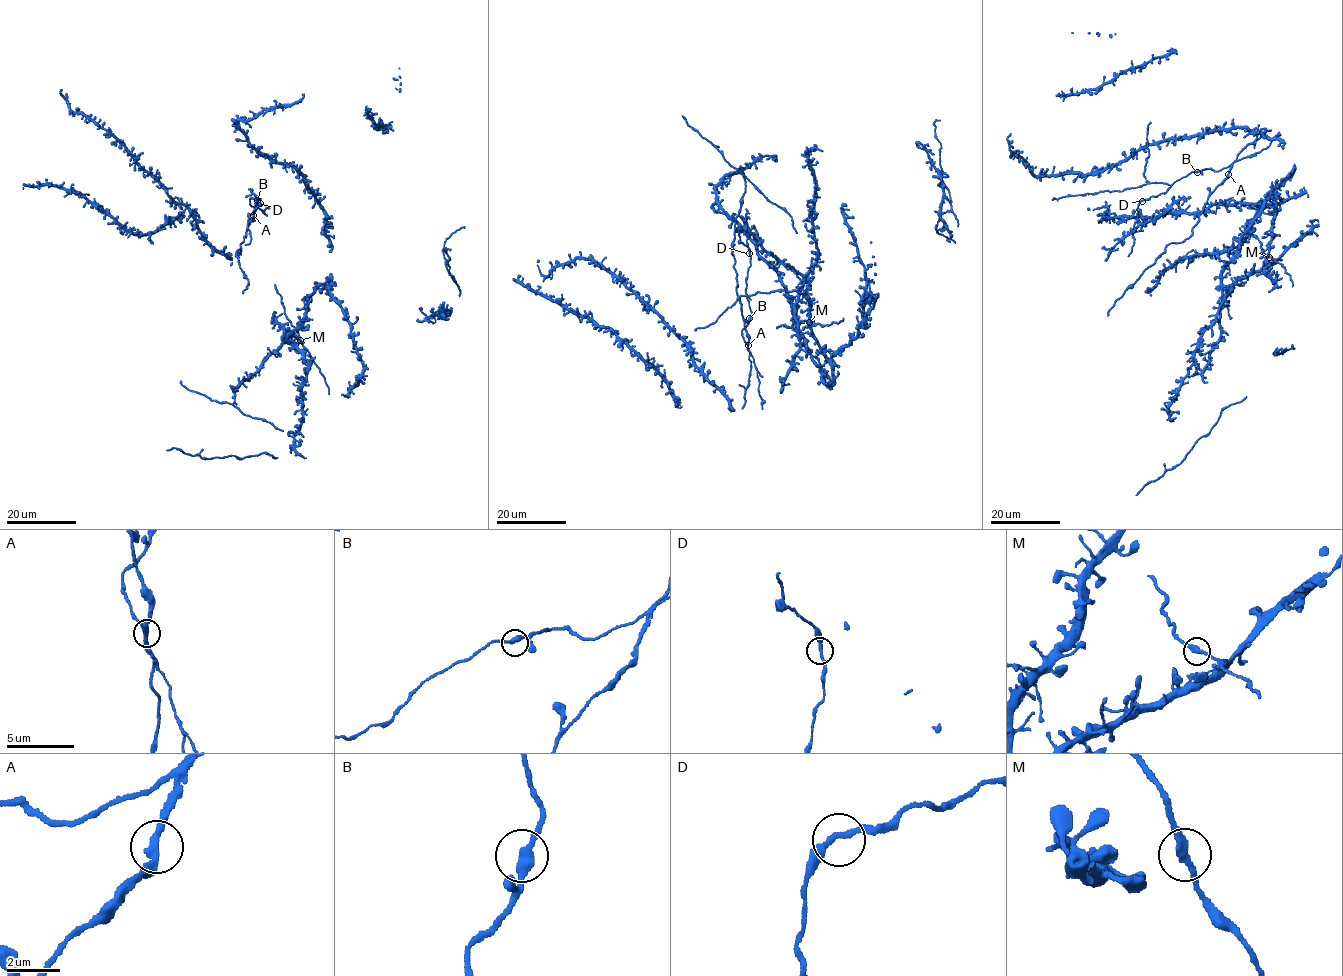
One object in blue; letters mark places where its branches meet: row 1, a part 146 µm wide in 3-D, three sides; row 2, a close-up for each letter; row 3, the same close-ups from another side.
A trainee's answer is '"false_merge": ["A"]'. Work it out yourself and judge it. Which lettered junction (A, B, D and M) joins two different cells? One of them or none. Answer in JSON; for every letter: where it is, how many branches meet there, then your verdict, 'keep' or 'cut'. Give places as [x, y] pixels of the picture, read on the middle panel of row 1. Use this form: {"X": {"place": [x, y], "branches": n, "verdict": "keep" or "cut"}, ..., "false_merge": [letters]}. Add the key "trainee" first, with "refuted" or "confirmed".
{"trainee": "confirmed", "A": {"place": [748, 345], "branches": 2, "verdict": "cut"}, "B": {"place": [749, 318], "branches": 2, "verdict": "keep"}, "D": {"place": [749, 253], "branches": 2, "verdict": "keep"}, "M": {"place": [809, 322], "branches": 2, "verdict": "keep"}, "false_merge": ["A"]}

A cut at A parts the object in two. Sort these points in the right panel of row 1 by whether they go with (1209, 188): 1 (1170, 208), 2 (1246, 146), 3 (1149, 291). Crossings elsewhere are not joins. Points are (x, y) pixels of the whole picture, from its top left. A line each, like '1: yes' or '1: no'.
1: no
2: yes
3: no

